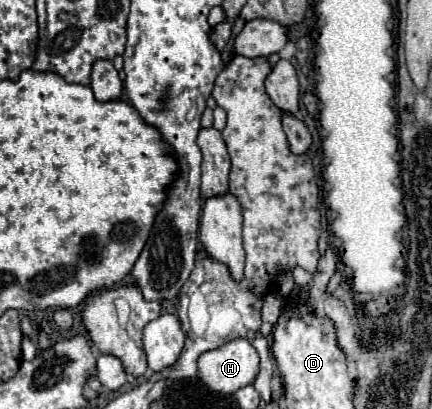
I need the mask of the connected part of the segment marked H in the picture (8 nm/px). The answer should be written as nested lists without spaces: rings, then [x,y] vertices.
[[[234,339],[228,341],[226,345],[206,351],[200,355],[198,359],[198,373],[202,377],[202,381],[216,393],[236,393],[238,389],[254,383],[256,375],[258,375],[258,353],[252,347],[252,343],[248,339]]]

